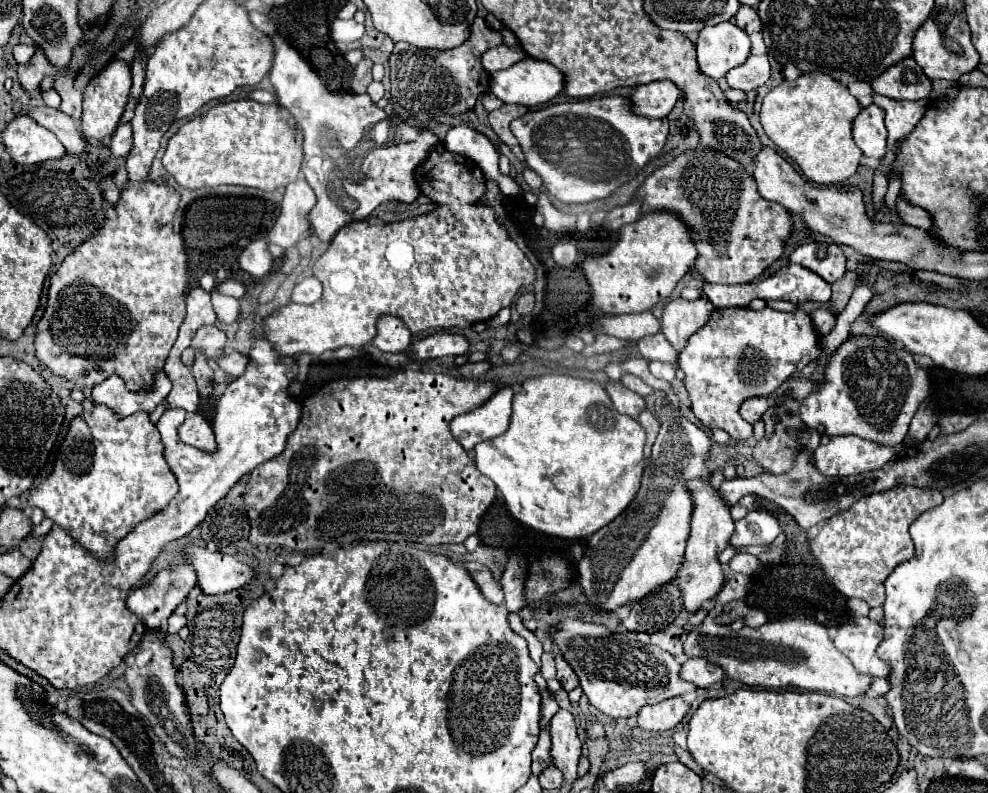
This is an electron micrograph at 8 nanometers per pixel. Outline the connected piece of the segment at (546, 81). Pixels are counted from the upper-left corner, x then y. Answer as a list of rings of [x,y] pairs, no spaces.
[[[526,57],[524,61],[490,75],[490,91],[498,99],[502,99],[504,103],[522,103],[528,107],[536,107],[536,105],[548,103],[550,99],[558,97],[564,91],[564,83],[566,81],[564,81],[562,71],[558,71],[552,63],[538,61],[532,57]]]

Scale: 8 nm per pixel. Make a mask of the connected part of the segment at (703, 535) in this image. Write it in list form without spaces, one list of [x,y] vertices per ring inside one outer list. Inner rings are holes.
[[[690,479],[686,483],[688,493],[692,495],[692,519],[690,519],[690,535],[686,541],[686,561],[682,563],[676,581],[678,587],[684,591],[684,607],[694,613],[700,607],[704,607],[706,601],[714,599],[720,589],[726,583],[726,575],[722,565],[718,563],[716,555],[728,547],[730,535],[734,531],[734,521],[730,517],[730,507],[724,503],[724,499],[718,495],[718,489],[710,485],[710,479]]]

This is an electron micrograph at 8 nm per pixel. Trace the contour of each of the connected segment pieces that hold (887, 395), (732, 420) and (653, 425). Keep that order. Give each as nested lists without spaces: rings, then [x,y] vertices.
[[[854,335],[848,337],[828,359],[824,367],[824,379],[820,387],[810,393],[800,405],[800,417],[806,427],[816,429],[820,435],[860,435],[884,445],[902,443],[912,415],[920,403],[930,395],[930,377],[926,369],[914,363],[912,355],[904,351],[898,343],[884,337],[866,337]]]
[[[736,307],[736,309],[714,309],[714,313],[710,315],[708,323],[706,323],[702,329],[698,329],[698,331],[688,339],[684,351],[680,353],[680,367],[682,367],[682,371],[686,373],[684,385],[686,385],[686,391],[690,393],[694,415],[702,421],[704,427],[708,427],[708,429],[710,429],[710,427],[720,427],[720,429],[724,429],[732,439],[736,439],[736,441],[746,441],[748,437],[752,437],[752,427],[750,427],[748,421],[744,421],[744,419],[740,417],[740,413],[738,413],[740,403],[742,403],[744,399],[748,399],[748,397],[768,397],[768,395],[772,395],[772,393],[776,391],[776,387],[780,387],[788,377],[792,377],[794,373],[802,371],[810,361],[818,359],[820,349],[816,349],[816,345],[818,345],[816,339],[818,339],[818,335],[814,333],[814,327],[812,327],[812,323],[810,323],[810,317],[808,317],[802,309],[794,309],[794,311],[790,311],[790,313],[774,311],[774,309],[770,309],[770,307],[764,307],[764,309],[760,309],[760,311],[742,309],[742,307]]]
[[[644,409],[644,411],[638,415],[638,421],[642,423],[642,427],[644,427],[646,433],[648,433],[648,437],[646,437],[646,447],[644,447],[644,455],[648,457],[648,455],[652,453],[652,445],[654,445],[656,435],[658,435],[660,421],[658,421],[658,419],[648,411],[648,409]]]

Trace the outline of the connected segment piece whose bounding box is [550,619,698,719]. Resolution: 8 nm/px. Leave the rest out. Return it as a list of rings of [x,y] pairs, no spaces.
[[[562,619],[556,627],[550,629],[550,635],[552,635],[554,645],[562,653],[562,657],[570,663],[570,667],[578,675],[580,687],[584,695],[588,697],[590,705],[608,717],[614,717],[614,719],[636,717],[644,705],[654,705],[664,699],[688,693],[688,691],[698,691],[696,685],[680,679],[680,663],[670,653],[654,645],[644,645],[634,635],[620,635],[620,633],[606,629],[604,625],[584,623],[578,619]]]

